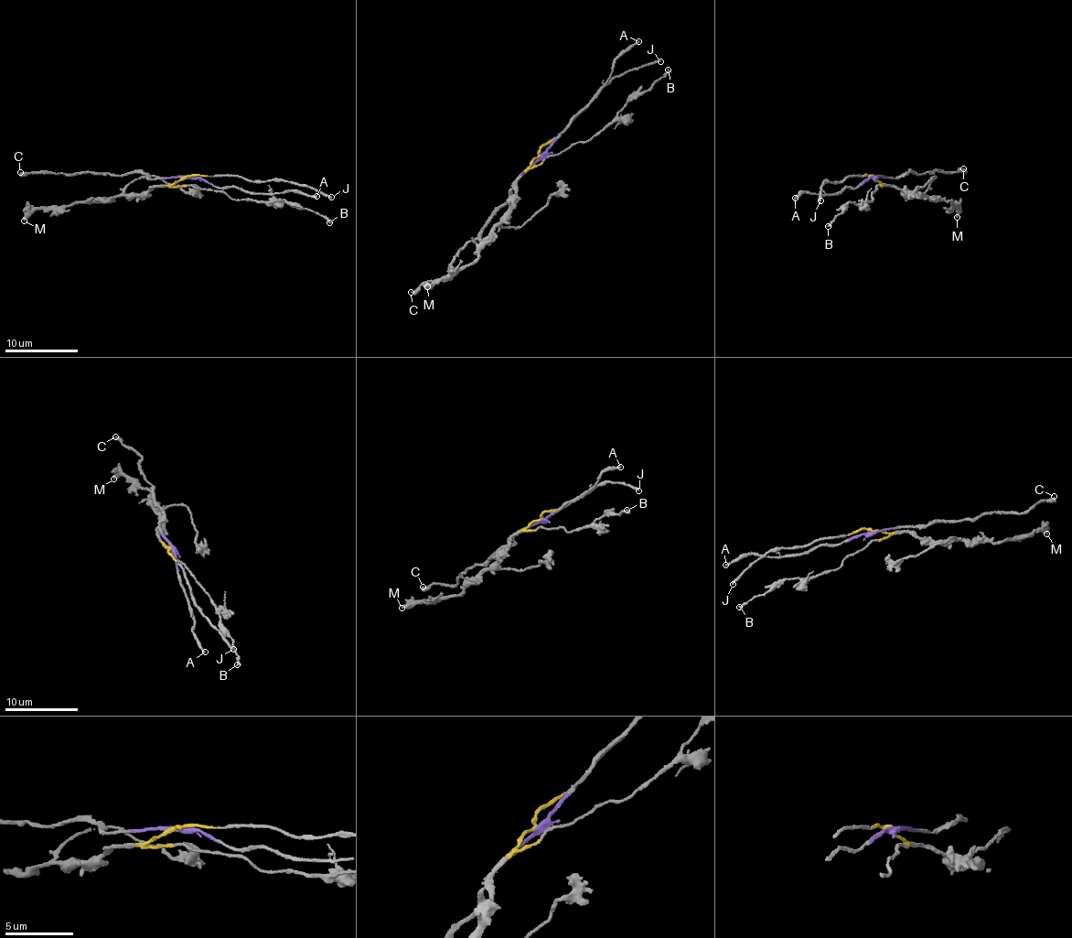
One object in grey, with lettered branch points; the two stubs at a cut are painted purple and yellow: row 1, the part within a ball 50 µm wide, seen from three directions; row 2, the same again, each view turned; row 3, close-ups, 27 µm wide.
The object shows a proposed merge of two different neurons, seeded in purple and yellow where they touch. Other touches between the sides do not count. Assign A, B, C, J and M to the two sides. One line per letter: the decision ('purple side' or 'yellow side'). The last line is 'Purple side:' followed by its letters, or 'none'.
A: purple side
B: yellow side
C: purple side
J: yellow side
M: yellow side
Purple side: A, C

